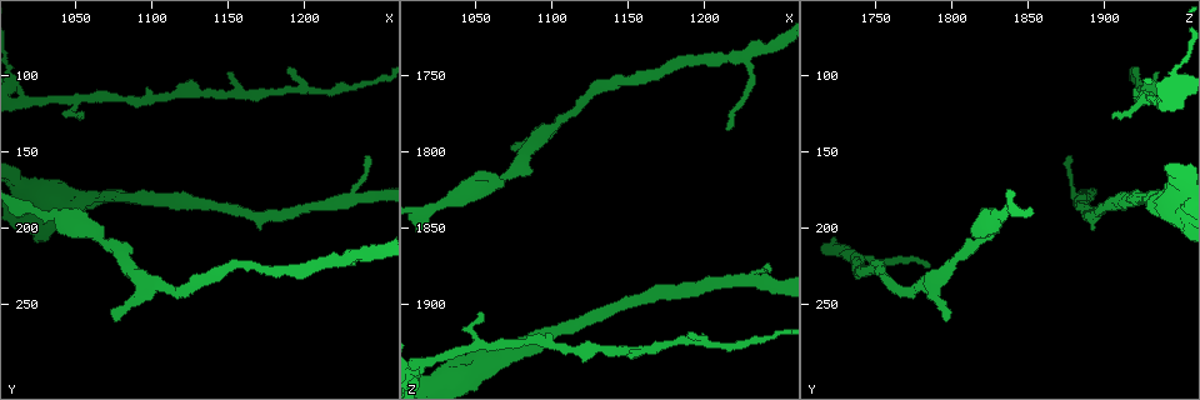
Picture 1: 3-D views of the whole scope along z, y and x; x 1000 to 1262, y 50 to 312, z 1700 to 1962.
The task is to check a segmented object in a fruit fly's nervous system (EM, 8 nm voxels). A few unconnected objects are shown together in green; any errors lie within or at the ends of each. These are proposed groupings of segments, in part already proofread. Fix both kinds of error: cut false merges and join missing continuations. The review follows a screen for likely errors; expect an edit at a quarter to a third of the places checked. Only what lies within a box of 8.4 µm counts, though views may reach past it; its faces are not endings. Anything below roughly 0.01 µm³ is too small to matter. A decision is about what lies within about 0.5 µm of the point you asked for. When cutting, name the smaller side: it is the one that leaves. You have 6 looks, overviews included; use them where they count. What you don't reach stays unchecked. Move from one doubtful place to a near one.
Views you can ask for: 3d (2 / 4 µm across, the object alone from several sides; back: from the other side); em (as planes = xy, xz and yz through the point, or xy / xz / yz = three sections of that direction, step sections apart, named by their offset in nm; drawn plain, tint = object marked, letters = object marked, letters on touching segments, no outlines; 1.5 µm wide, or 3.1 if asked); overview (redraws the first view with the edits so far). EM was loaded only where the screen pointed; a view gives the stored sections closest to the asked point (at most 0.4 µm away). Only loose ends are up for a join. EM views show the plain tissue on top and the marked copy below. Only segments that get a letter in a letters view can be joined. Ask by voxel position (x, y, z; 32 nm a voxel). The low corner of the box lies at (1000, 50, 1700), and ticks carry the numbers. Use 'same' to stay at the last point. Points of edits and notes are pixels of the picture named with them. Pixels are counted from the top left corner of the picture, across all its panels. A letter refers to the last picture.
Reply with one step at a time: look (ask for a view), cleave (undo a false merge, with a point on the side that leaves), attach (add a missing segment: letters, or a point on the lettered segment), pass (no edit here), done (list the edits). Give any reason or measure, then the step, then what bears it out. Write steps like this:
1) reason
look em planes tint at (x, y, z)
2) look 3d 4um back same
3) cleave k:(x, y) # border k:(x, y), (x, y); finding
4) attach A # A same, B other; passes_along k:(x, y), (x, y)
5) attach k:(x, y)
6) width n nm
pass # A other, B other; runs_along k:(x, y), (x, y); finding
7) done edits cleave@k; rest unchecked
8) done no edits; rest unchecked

two arms in line, one across
look em yz step 4 tint at (1226, 220, 1738)

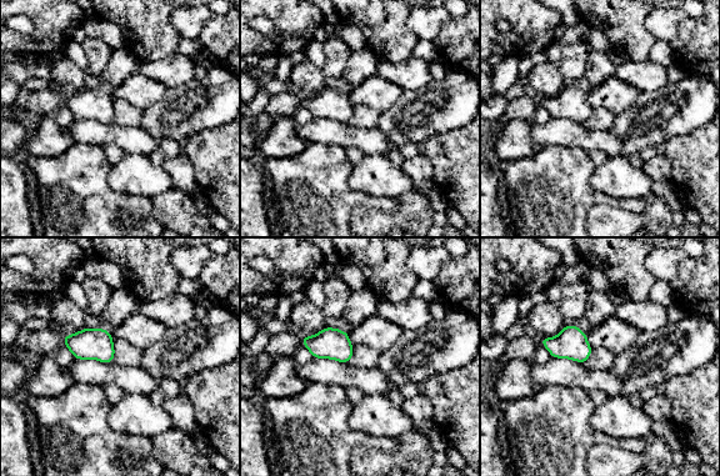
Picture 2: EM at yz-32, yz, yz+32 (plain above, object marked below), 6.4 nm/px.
what lies round it
look em yz step 4 letters same

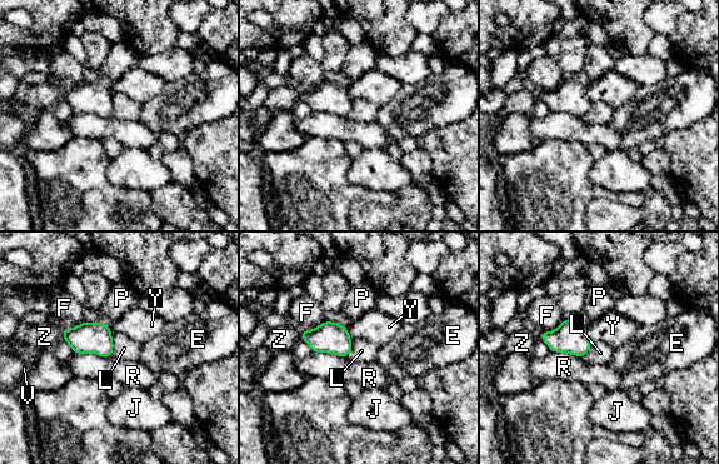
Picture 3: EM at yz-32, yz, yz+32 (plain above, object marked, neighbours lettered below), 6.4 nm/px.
longest_contact R 240 nm
pass # E other, F other, J other, L other, P other, R other, V other, Y other, Z other; border 3:(111, 335), (113, 355); one neuron here

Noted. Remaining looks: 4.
sudden change in width
look 3d 4um back at (1052, 182, 1940)

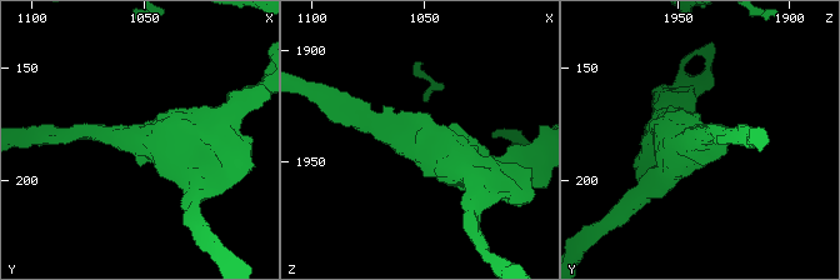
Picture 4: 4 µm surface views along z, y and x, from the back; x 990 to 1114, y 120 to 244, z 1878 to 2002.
look em xz step 8 tint at (1052, 181, 1941)

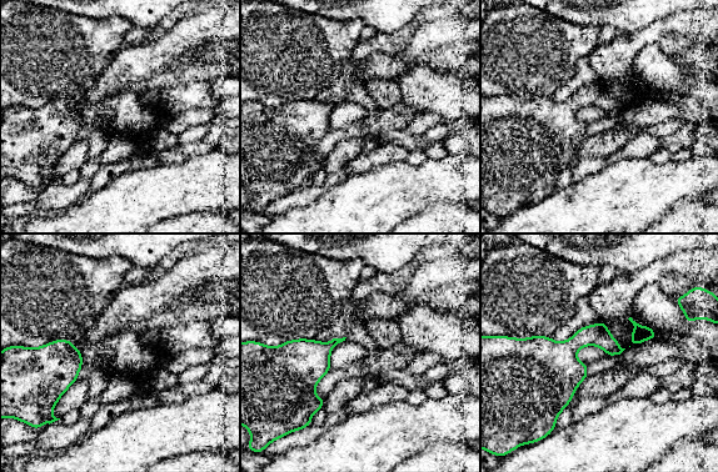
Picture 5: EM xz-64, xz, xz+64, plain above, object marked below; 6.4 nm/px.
look em planes letters same

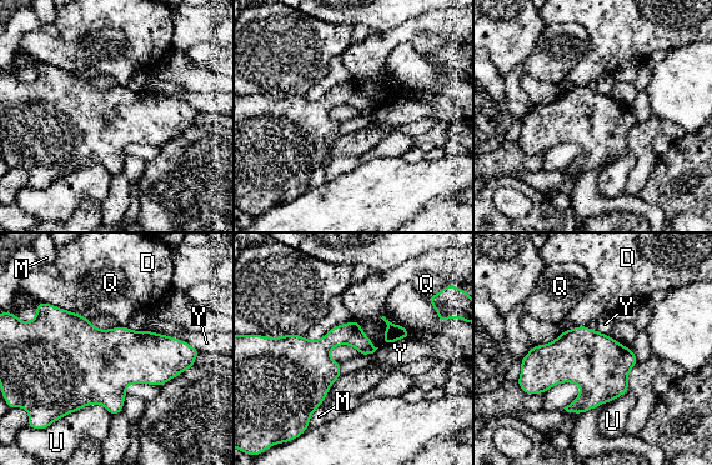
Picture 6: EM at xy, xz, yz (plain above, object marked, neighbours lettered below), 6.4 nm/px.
width 380 nm
pass # D other, M other, Q other, U other, Y other; border 6:(145, 329), (181, 339), (200, 351); continuous, no second neuron

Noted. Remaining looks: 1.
done no edits; rest unchecked

